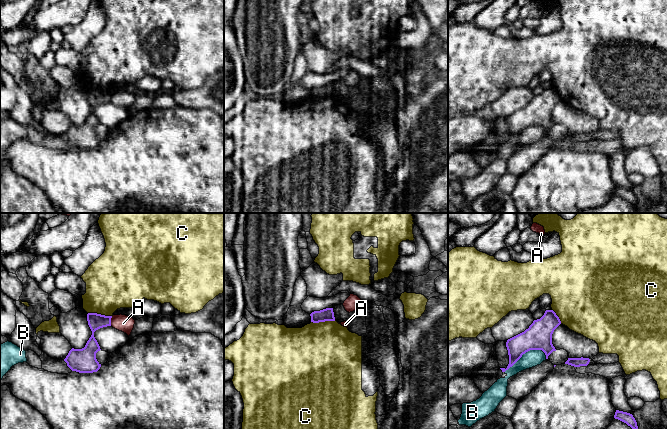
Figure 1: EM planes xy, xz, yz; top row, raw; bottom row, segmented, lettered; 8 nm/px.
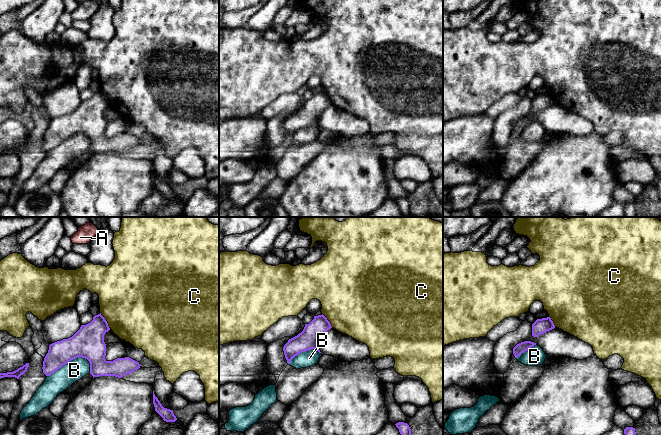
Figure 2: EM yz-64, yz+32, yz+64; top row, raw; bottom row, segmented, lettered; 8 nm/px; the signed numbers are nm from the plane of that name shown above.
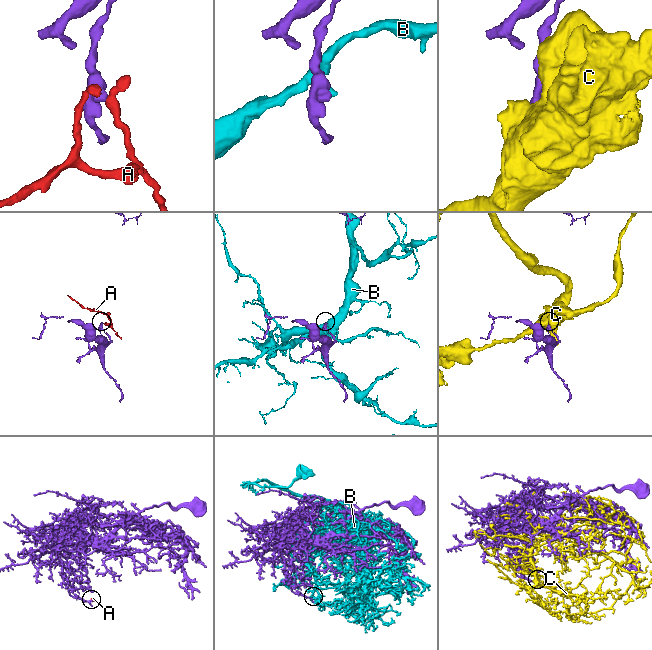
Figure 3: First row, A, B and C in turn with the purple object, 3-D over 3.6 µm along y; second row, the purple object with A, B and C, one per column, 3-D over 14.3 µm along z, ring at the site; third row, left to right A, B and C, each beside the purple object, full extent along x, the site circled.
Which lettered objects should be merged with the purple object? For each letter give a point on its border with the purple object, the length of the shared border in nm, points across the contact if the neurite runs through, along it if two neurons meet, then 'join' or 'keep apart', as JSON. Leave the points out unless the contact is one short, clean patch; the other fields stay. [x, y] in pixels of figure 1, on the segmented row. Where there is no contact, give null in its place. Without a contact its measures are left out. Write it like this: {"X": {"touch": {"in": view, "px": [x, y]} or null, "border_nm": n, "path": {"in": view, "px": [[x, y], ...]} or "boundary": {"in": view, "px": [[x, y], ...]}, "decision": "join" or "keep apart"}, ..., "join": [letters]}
{"A": {"touch": {"in": "xy", "px": [110, 321]}, "border_nm": 80, "boundary": {"in": "xy", "px": [[112, 316], [110, 325]]}, "decision": "keep apart"}, "B": {"touch": {"in": "yz", "px": [525, 352]}, "border_nm": 360, "decision": "keep apart"}, "C": {"touch": {"in": "xz", "px": [323, 321]}, "border_nm": 200, "boundary": {"in": "xz", "px": [[335, 320], [311, 322]]}, "decision": "keep apart"}, "join": []}

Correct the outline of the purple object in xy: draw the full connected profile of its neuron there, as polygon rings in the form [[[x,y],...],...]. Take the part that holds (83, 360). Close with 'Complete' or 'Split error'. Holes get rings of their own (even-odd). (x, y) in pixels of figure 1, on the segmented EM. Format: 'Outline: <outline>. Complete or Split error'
Outline: [[[88,313],[87,321],[92,331],[92,335],[82,349],[72,348],[64,361],[72,370],[79,373],[97,372],[101,364],[96,359],[96,353],[100,351],[100,346],[94,337],[94,332],[100,328],[111,326],[112,316],[105,316],[97,313]]]. Complete

